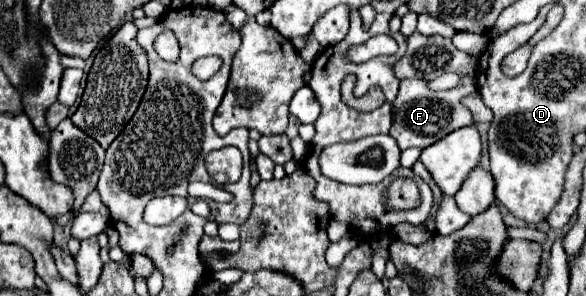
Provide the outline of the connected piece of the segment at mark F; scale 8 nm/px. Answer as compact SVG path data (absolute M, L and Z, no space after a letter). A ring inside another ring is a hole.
M466 74L462 82L444 92L434 92L426 86L424 80L402 80L398 98L394 100L394 122L390 128L392 138L396 138L400 150L406 148L426 148L428 144L438 142L446 134L450 134L456 128L470 126L472 114L460 104L460 98L466 94L472 94L476 90L476 78L472 74Z

